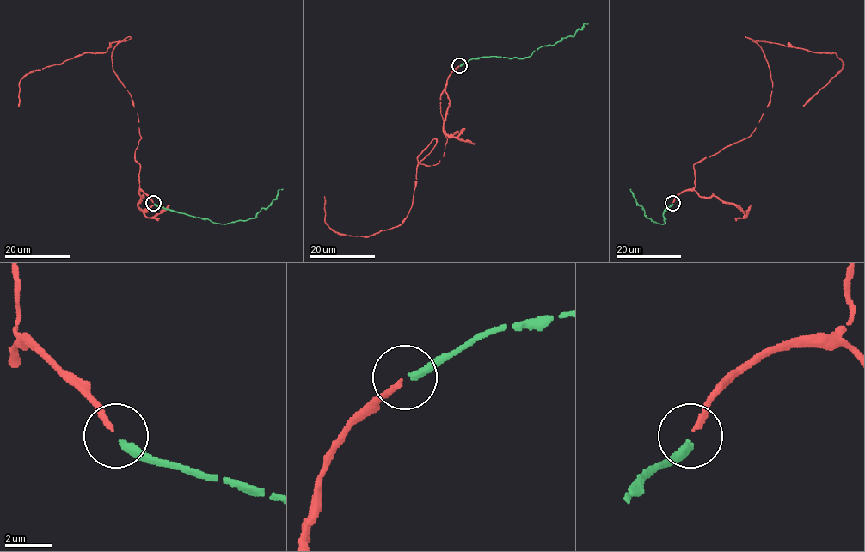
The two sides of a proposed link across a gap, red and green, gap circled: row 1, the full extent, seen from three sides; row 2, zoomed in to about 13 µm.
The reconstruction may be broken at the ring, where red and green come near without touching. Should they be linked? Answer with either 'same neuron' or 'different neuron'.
same neuron

